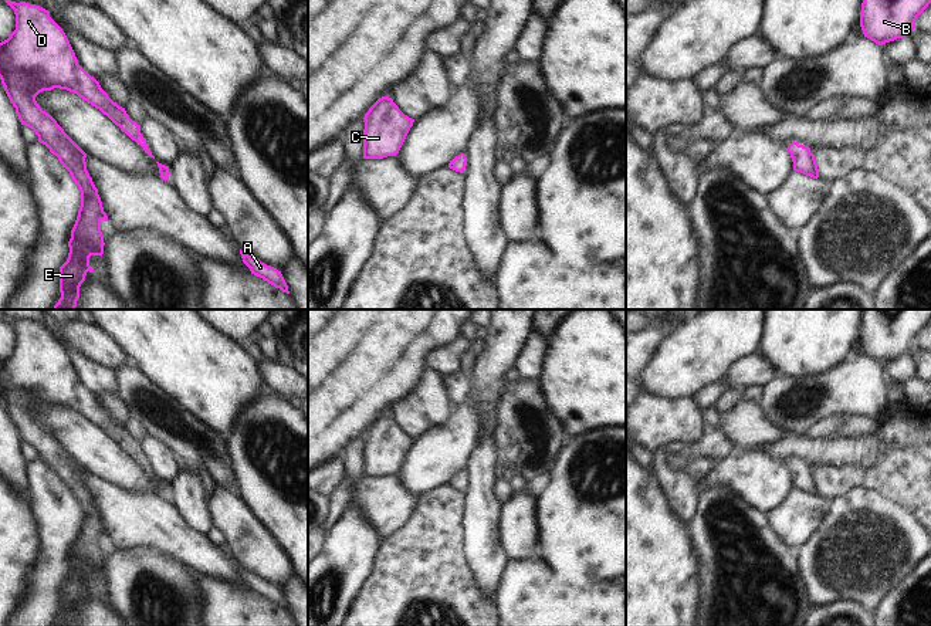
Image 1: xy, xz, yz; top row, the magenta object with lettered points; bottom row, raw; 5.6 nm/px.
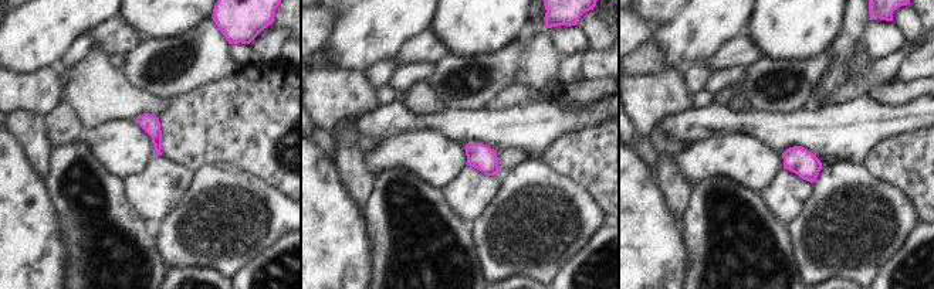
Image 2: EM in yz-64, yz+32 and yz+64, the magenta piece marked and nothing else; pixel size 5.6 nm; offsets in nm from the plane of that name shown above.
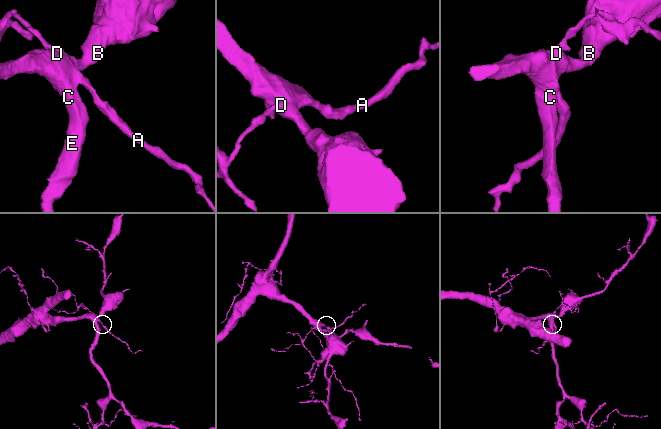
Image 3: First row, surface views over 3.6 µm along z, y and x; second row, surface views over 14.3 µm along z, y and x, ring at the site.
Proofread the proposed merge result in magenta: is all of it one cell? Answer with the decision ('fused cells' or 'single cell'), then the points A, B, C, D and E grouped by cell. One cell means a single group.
single cell; A B C D E

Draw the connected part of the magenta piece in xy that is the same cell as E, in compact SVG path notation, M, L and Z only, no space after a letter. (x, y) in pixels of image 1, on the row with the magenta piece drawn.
M26 1L6 3L14 10L16 30L10 37L0 43L0 79L4 91L16 108L16 114L21 122L31 128L38 136L38 142L45 145L53 155L55 155L60 163L70 172L72 180L81 192L81 206L75 224L71 230L71 238L68 241L70 253L67 261L60 267L60 292L61 298L53 309L75 309L79 298L79 287L85 281L87 273L92 273L89 265L91 256L104 254L104 236L101 231L101 221L108 216L104 212L98 189L95 187L92 177L87 170L87 153L64 132L57 121L43 111L35 101L35 97L43 91L51 91L54 88L67 89L77 94L79 98L99 109L106 115L116 126L121 128L132 141L138 142L150 158L155 159L146 141L141 133L141 125L129 118L125 108L114 102L108 94L101 88L99 82L91 77L79 64L75 53L62 31L62 28L50 17L50 11Z

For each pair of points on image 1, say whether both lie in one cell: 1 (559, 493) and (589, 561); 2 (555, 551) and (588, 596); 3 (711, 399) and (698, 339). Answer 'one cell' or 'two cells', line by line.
1: one cell
2: two cells
3: two cells

